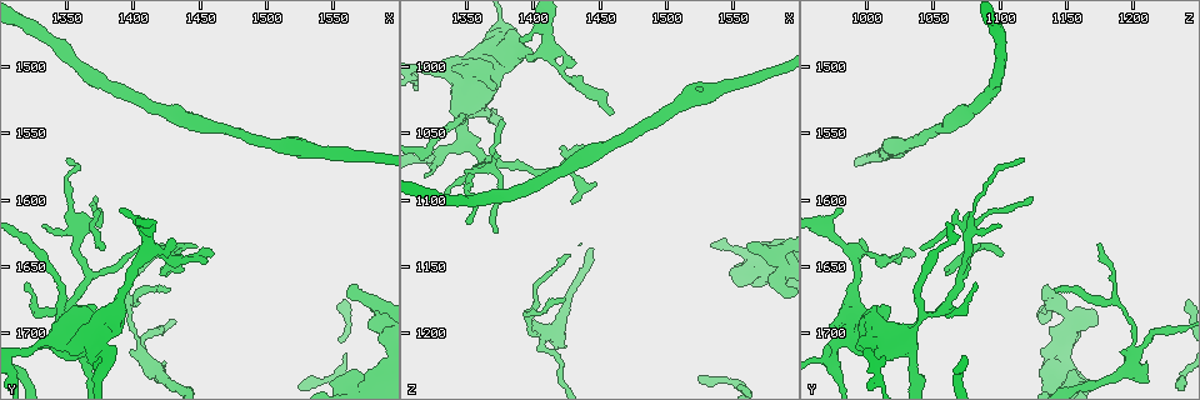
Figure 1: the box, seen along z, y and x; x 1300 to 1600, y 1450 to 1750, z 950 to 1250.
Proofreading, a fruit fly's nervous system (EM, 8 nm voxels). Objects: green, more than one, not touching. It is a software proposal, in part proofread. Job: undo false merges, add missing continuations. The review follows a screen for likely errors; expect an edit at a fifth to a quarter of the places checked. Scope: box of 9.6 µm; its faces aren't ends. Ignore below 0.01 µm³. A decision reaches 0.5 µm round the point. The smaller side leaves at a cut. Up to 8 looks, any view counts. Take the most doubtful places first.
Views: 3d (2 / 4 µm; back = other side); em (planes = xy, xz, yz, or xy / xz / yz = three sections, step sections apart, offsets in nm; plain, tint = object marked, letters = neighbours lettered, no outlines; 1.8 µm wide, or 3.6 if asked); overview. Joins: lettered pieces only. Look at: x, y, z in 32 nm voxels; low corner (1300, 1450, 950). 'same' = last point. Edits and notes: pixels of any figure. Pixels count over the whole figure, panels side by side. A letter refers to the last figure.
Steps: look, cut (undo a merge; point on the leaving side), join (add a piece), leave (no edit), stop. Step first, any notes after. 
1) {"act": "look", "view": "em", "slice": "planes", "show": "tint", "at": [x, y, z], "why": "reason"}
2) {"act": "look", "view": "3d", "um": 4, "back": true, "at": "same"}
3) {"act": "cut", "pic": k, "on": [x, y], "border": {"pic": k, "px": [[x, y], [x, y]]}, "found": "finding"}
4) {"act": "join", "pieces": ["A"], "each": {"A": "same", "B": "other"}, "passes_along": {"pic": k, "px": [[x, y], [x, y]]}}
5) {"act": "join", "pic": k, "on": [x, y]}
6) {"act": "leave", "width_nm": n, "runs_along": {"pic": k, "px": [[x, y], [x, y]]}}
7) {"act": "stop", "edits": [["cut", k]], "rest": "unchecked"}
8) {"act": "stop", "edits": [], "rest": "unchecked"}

{"act": "look", "view": "em", "slice": "xz", "step": 8, "show": "tint", "at": [1376, 1708, 976], "why": "closes a loop"}

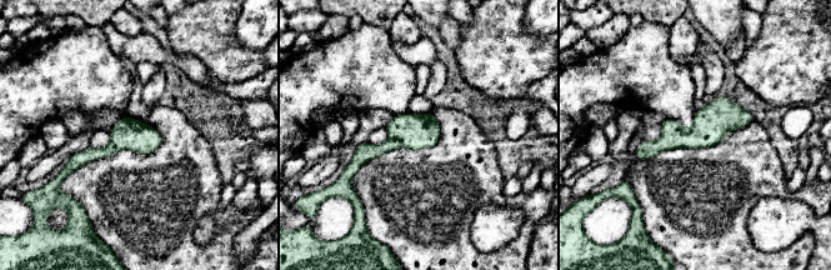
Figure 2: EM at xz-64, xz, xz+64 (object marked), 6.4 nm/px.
{"act": "look", "view": "em", "slice": "planes", "show": "letters", "at": "same"}

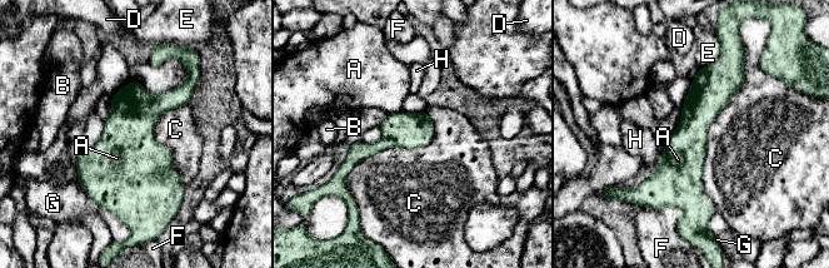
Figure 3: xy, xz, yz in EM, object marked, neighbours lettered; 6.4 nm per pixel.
{"act": "leave", "width_nm": 240, "each": {"A": "other", "B": "other", "C": "other", "D": "other", "E": "other", "F": "other", "G": "other", "H": "other"}, "runs_along": {"pic": 3, "px": [[719, 64], [693, 128], [687, 209]]}, "found": "all the same neuron"}

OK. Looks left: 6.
{"act": "look", "view": "em", "slice": "planes", "show": "tint", "at": [1562, 1736, 1158], "why": "thick turns thin"}

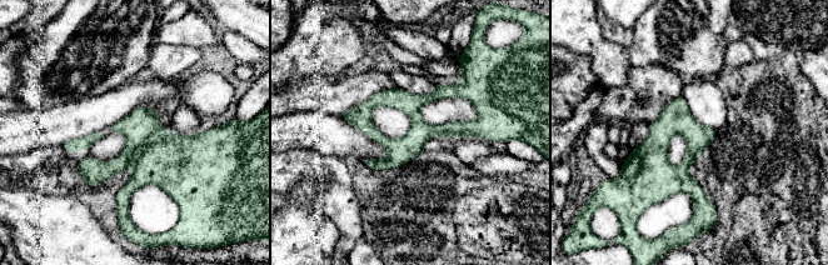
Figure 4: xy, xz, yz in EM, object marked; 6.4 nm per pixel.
{"act": "look", "view": "em", "slice": "planes", "show": "letters", "at": "same", "why": "see the neighbours"}

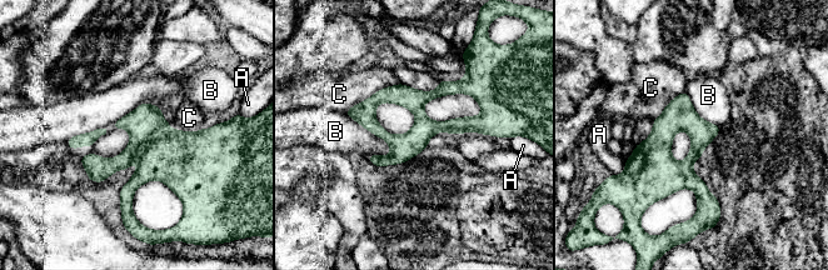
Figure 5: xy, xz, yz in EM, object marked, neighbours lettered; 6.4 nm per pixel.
{"act": "leave", "width_nm": 160, "each": {"A": "other", "B": "other", "C": "other"}, "border": {"pic": 5, "px": [[344, 113], [382, 138], [390, 153]]}, "found": "all the same neuron"}

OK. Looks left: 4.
{"act": "look", "view": "3d", "um": 4, "at": [1426, 1668, 1140], "why": "tapers out"}

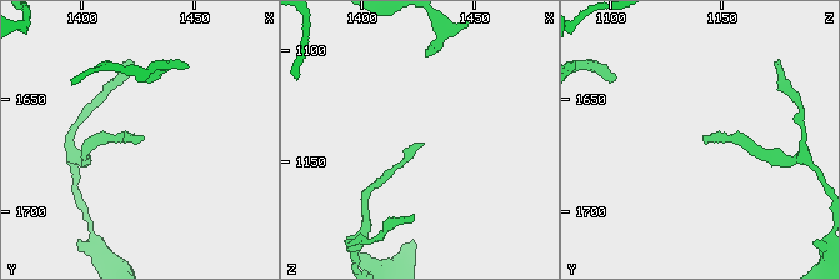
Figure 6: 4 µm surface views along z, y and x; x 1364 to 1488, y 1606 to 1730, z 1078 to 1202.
{"act": "look", "view": "em", "slice": "xy", "step": 4, "show": "tint", "at": [1427, 1668, 1141]}

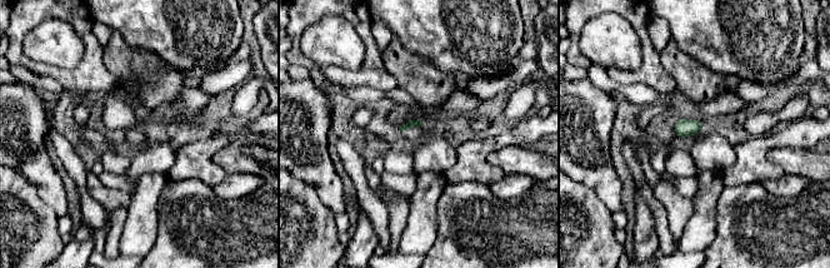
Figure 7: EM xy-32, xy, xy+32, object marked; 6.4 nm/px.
{"act": "look", "view": "em", "slice": "planes", "show": "letters", "at": "same"}

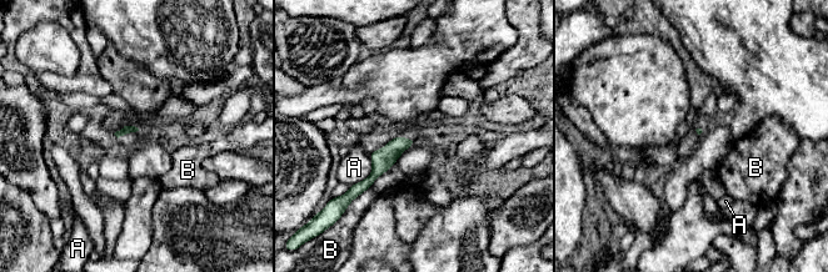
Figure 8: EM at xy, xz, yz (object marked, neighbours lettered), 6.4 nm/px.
{"act": "leave", "each": {"A": "other", "B": "other"}, "runs_along": {"pic": 8, "px": [[409, 141], [359, 186]]}, "found": "no lettered piece goes on from it"}

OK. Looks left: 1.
{"act": "stop", "edits": [], "rest": "unchecked"}

